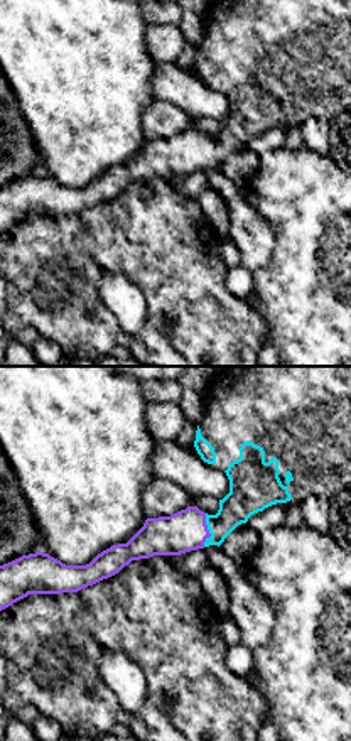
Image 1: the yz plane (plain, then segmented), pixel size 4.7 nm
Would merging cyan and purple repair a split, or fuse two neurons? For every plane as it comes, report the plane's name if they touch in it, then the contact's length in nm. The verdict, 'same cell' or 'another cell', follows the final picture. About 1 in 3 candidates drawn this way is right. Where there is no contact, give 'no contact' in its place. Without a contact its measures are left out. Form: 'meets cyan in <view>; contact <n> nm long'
meets cyan in yz; contact 160 nm long

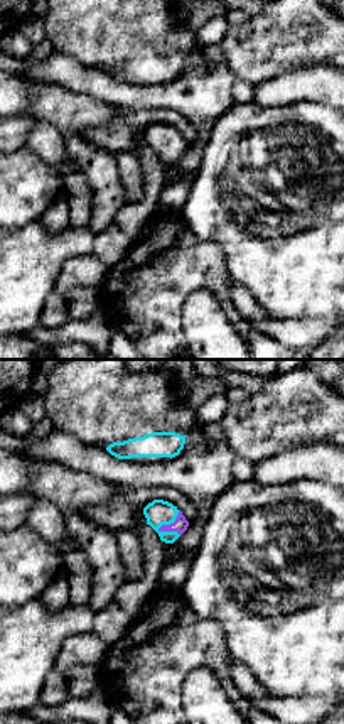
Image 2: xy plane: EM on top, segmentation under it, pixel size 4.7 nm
meets cyan in xy; contact 150 nm long

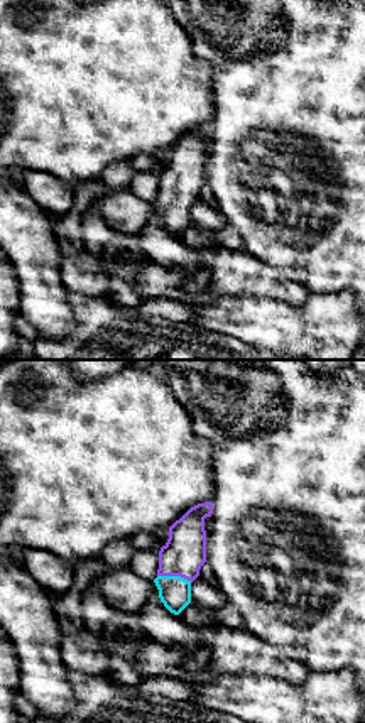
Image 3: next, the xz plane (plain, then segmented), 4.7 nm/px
meets cyan in xz; contact 170 nm long

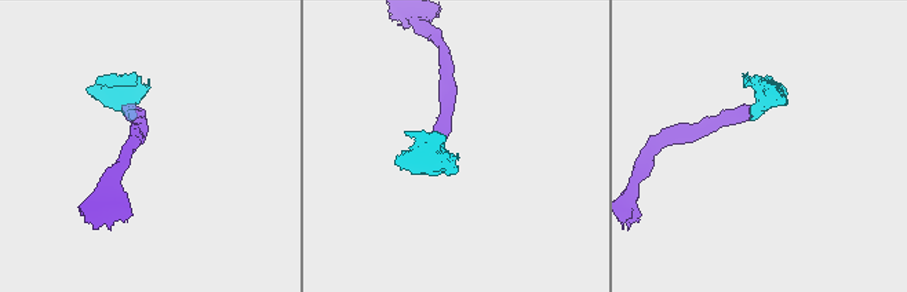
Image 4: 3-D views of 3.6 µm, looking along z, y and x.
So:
same cell

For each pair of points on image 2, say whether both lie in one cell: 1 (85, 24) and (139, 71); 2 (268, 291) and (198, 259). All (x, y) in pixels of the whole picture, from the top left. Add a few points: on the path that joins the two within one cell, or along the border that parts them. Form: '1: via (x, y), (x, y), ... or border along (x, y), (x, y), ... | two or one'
1: via (100, 26), (130, 56) | one
2: border along (204, 238), (221, 250), (231, 279) | two

